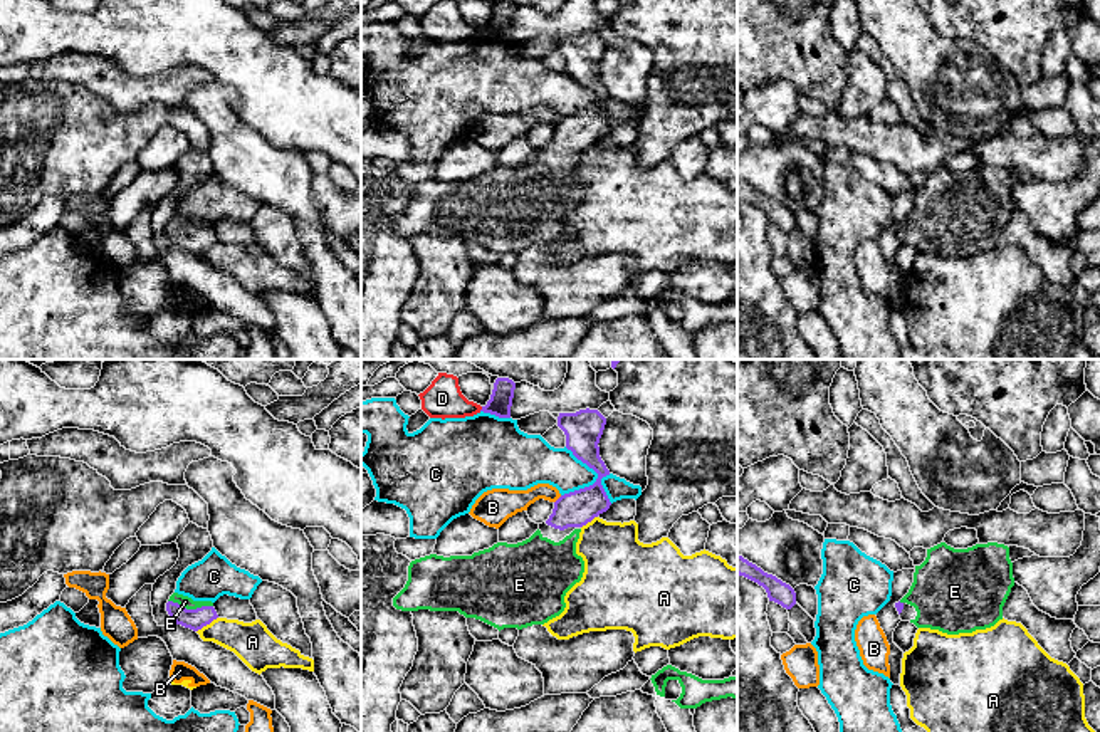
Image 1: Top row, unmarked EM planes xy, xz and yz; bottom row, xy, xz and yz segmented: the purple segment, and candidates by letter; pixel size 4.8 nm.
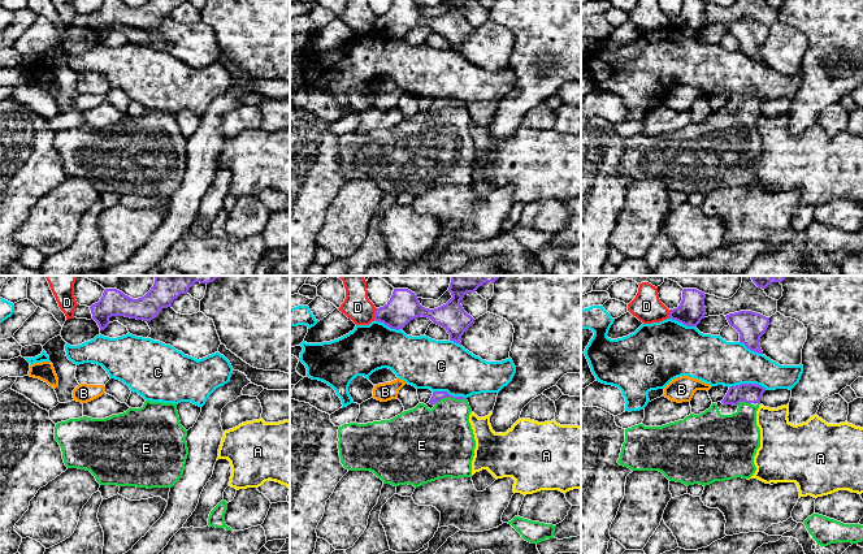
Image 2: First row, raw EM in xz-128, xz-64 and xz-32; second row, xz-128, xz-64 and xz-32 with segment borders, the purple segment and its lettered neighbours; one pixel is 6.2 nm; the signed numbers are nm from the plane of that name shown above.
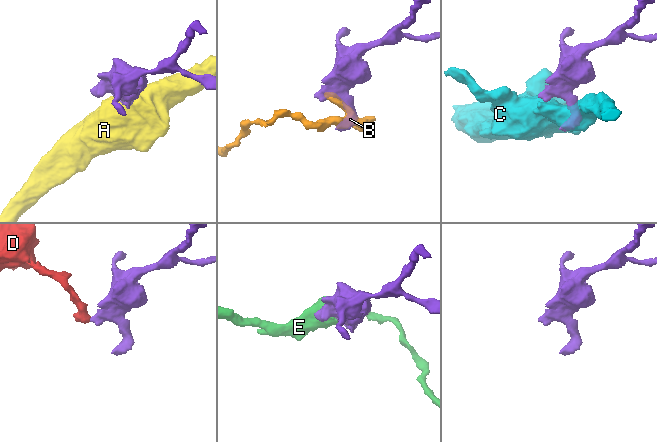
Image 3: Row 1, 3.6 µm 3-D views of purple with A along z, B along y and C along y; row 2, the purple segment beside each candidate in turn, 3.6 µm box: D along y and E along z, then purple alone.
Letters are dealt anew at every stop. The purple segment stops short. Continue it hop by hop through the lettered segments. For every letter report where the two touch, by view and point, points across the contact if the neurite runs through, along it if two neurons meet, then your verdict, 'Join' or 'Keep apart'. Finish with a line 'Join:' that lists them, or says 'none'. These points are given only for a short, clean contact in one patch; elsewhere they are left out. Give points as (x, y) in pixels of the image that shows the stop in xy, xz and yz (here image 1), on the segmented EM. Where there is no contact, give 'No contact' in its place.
A: Touches purple at xy (207, 623). Boundary: xy (217, 616), (197, 632). Keep apart
B: Touches purple at xz (558, 499). Boundary: xz (561, 496), (555, 502). Keep apart
C: Touches purple at xz (595, 470). Keep apart
D: Touches purple at xz (482, 408). Boundary: xz (482, 407), (479, 410). Keep apart
E: Touches purple at xy (190, 610). Path across: xy (195, 620), (190, 610), (185, 601). Join
Join: E

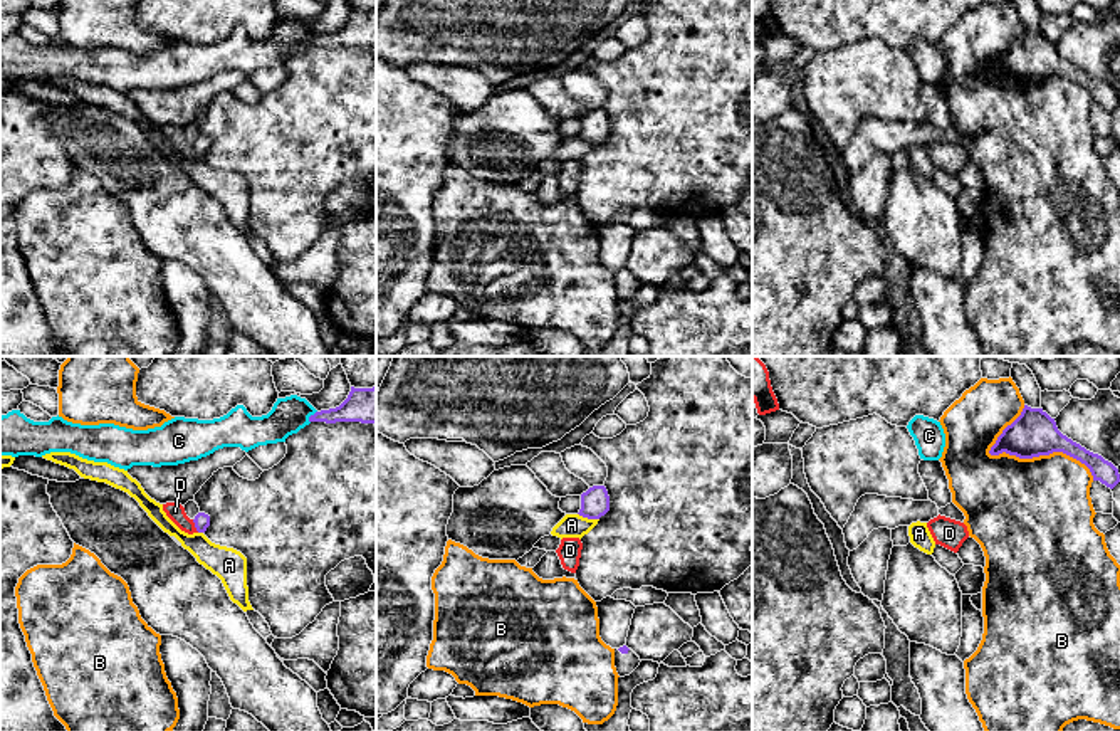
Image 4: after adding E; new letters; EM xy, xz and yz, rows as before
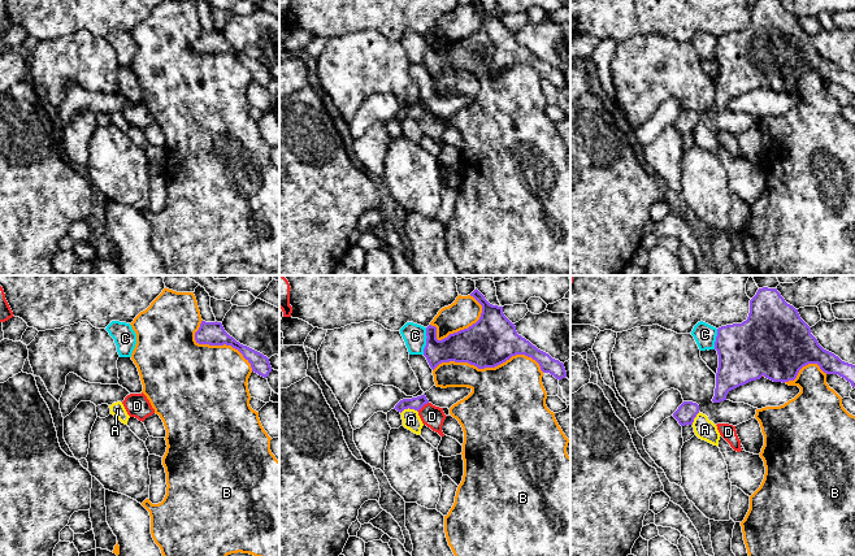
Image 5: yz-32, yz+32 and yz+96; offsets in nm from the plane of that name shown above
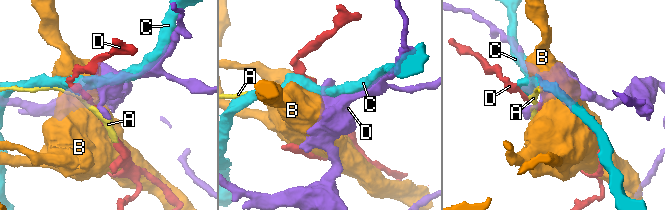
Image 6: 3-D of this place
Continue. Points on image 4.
A: Touches purple at xz (588, 518). Boundary: xz (578, 513), (598, 520). Keep apart
B: Touches purple at yz (1043, 454). Keep apart
C: Touches purple at xy (309, 417). Keep apart
D: Touches purple at xy (195, 526). Boundary: xy (192, 520), (198, 531). Keep apart
Join: none

